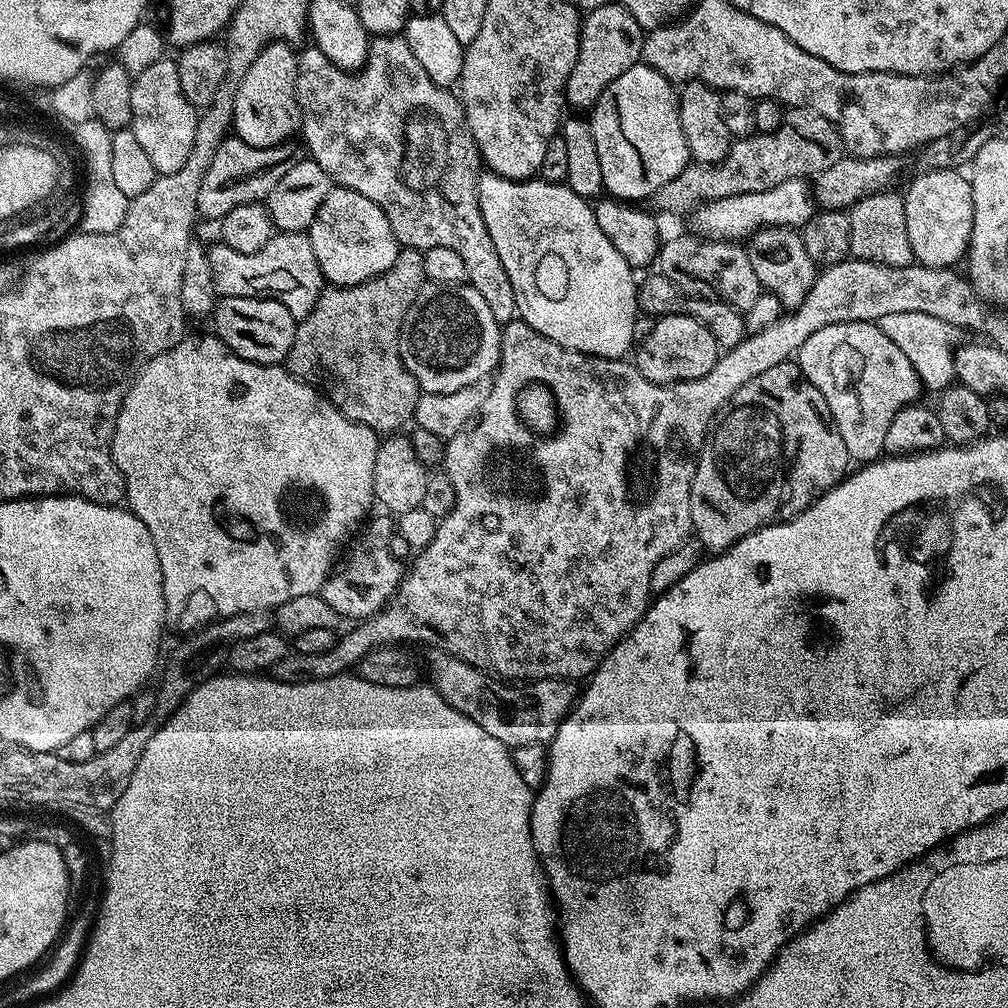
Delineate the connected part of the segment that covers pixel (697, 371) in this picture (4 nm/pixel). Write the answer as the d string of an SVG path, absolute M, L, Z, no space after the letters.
M689 316L659 317L654 330L639 341L634 352L636 369L655 384L677 384L683 380L702 378L702 374L710 374L710 370L714 370L717 358L718 345L714 334L710 334L702 322Z

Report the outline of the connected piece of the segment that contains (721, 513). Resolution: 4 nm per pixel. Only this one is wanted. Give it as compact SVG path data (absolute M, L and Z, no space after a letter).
M799 363L770 366L758 378L750 378L717 412L704 447L696 457L696 473L690 490L690 518L695 539L701 540L709 553L719 554L757 528L790 520L821 492L829 492L849 475L848 464L846 442L838 434L830 406L826 406L826 398L806 379Z

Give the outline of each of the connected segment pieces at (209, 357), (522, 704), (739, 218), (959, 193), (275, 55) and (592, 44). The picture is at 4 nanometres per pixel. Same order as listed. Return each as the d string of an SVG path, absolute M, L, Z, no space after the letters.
M215 334L185 335L170 350L148 361L132 381L120 407L112 439L112 457L124 479L127 507L139 518L142 526L150 530L154 550L158 550L167 627L171 631L173 628L176 632L184 632L182 634L192 634L226 616L275 610L282 602L290 602L290 598L319 593L345 547L344 539L361 527L360 519L367 514L368 507L373 507L374 458L378 449L377 432L370 426L346 418L346 414L337 410L323 392L292 375L287 367L255 364L236 356Z
M439 650L429 651L426 672L432 675L431 687L454 710L466 714L486 734L498 738L498 742L516 749L531 744L547 745L554 738L558 726L572 711L572 705L578 699L575 683L566 680L534 680L521 686L516 682L505 682L487 672L478 670L458 658Z
M807 179L791 180L774 186L774 190L738 194L734 198L706 200L692 209L691 231L705 240L747 241L759 228L794 228L800 230L817 211L813 189Z
M943 168L933 172L921 171L920 176L912 180L902 195L906 206L906 234L910 234L910 250L915 263L924 264L927 268L952 268L965 259L968 243L974 226L974 194L972 181L963 171L955 168Z
M273 42L260 51L258 58L239 77L240 85L235 85L232 97L232 128L242 142L259 148L273 148L279 144L287 144L292 136L301 131L300 107L296 97L296 57L297 49L288 42Z
M618 2L598 6L594 11L587 13L580 25L578 58L564 87L567 107L572 110L592 109L606 90L606 86L610 86L610 82L614 82L618 74L626 74L630 66L641 63L645 35L645 29L641 28L634 14L630 14L630 10L626 10Z

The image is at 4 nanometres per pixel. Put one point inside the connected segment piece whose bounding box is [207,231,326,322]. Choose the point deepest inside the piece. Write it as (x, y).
(285, 270)

